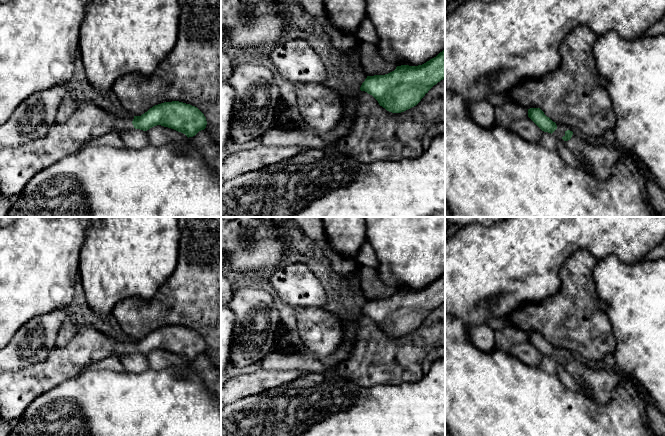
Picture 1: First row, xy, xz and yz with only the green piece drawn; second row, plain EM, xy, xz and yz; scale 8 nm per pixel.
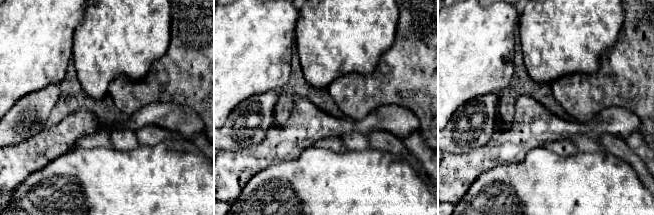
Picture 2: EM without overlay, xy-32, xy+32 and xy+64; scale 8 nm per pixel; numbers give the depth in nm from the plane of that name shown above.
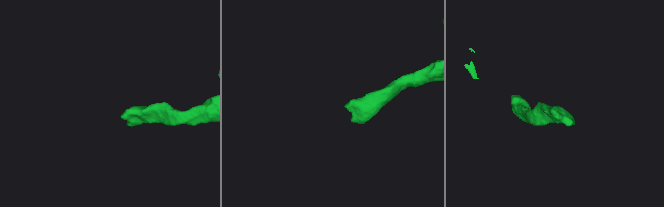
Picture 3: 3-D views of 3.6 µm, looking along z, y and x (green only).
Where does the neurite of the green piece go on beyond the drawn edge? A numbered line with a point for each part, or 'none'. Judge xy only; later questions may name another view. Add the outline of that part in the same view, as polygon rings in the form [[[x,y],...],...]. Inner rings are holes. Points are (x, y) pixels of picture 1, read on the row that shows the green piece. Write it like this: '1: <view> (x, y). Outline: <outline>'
1: xy (18, 165). Outline: [[[92,102],[82,103],[77,110],[71,115],[69,120],[62,124],[54,123],[48,132],[30,143],[20,145],[18,147],[2,147],[0,148],[0,192],[3,196],[17,197],[25,188],[27,183],[40,171],[53,165],[66,156],[80,152],[89,142],[97,137],[105,135],[109,132],[117,132],[118,134],[135,129],[132,121],[134,117],[120,119],[107,112]]]

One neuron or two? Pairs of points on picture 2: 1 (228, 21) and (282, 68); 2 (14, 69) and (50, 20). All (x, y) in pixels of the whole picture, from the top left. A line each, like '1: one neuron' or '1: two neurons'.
1: one neuron
2: one neuron

